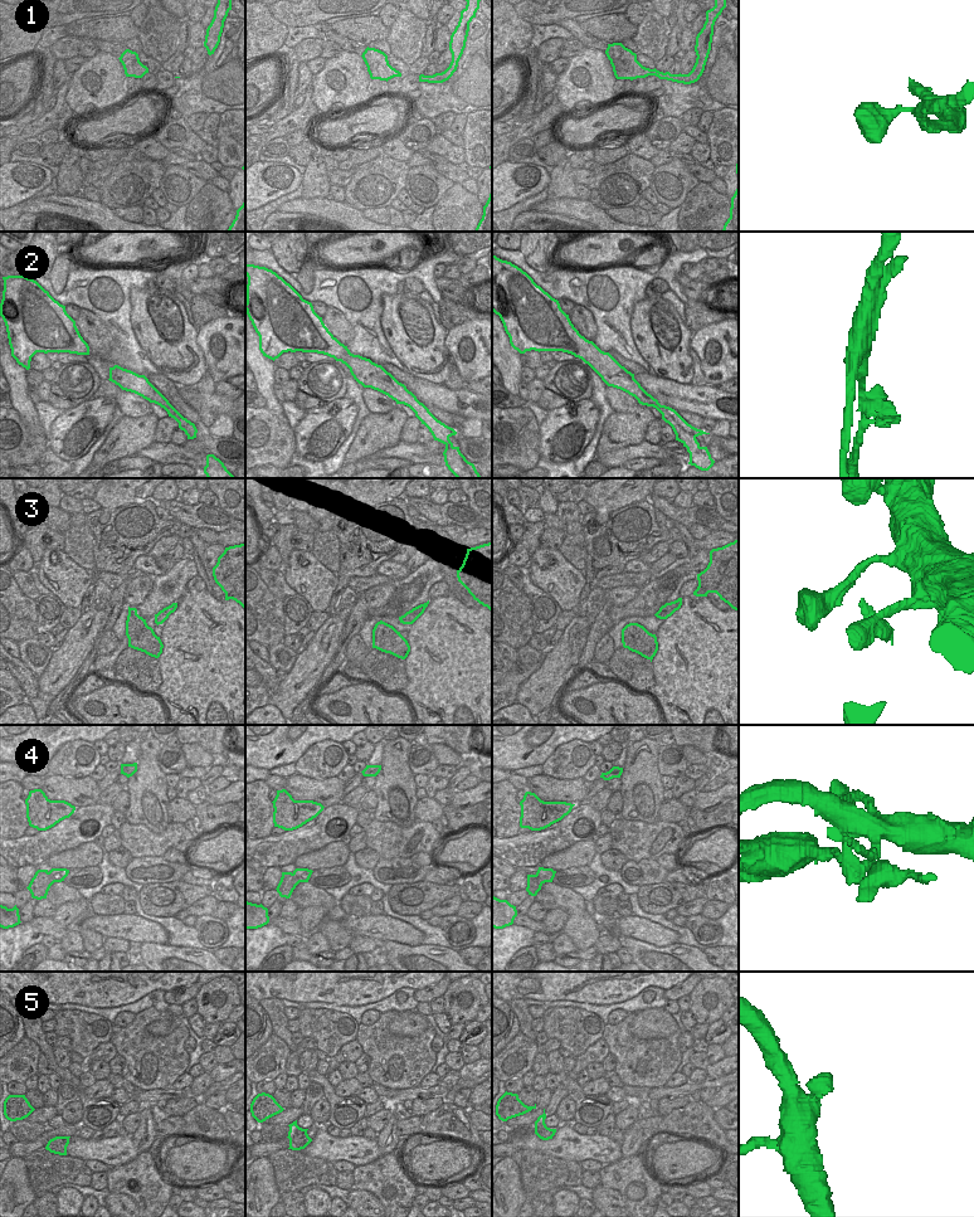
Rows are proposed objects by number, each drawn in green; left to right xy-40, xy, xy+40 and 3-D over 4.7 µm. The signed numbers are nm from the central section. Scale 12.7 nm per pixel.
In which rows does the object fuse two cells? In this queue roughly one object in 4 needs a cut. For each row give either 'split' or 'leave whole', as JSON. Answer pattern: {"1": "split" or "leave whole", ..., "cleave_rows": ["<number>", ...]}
{"1": "leave whole", "2": "leave whole", "3": "leave whole", "4": "split", "5": "leave whole", "cleave_rows": ["4"]}

